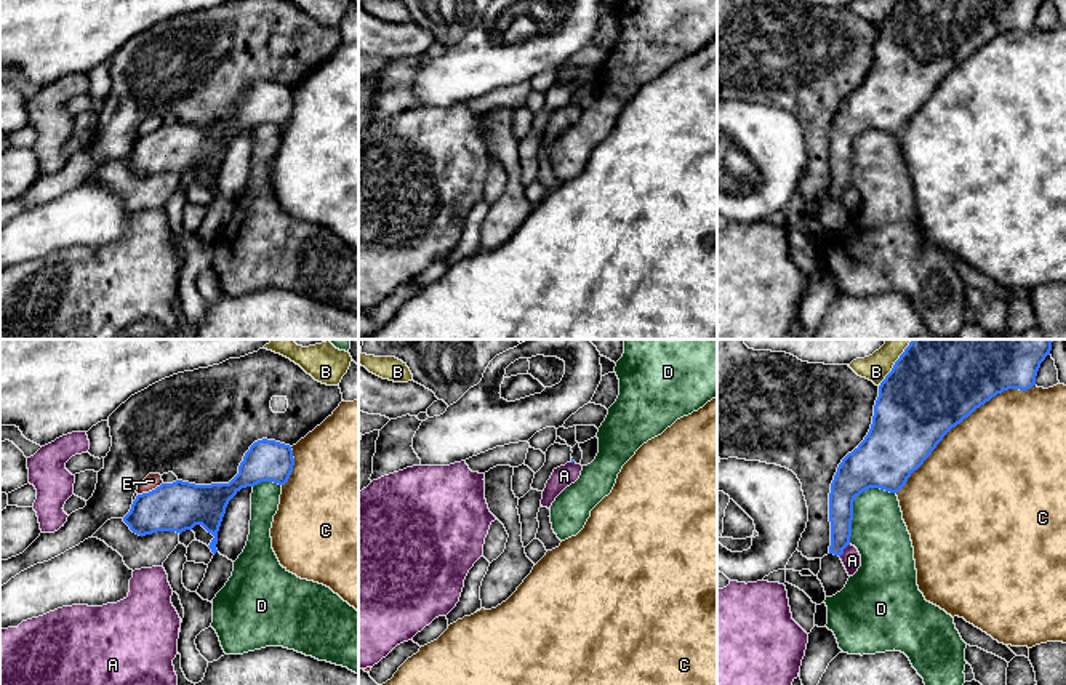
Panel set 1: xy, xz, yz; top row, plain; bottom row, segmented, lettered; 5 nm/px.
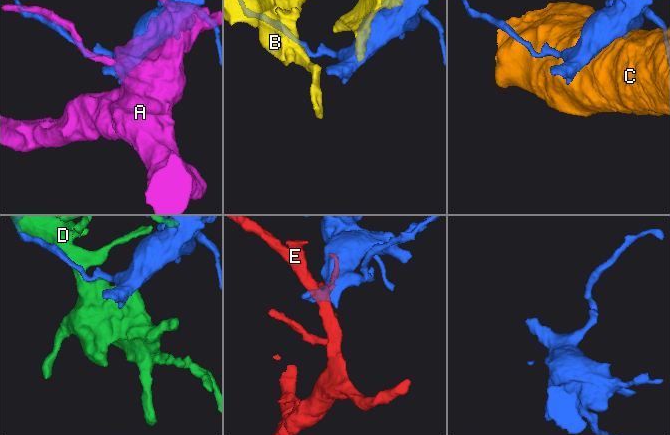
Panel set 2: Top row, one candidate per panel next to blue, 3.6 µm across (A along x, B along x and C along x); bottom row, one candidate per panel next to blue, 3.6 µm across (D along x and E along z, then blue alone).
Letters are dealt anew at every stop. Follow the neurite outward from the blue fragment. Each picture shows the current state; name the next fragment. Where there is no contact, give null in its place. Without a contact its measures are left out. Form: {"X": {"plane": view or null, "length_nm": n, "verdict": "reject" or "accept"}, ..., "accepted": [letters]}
{"A": {"plane": "yz", "length_nm": 90, "verdict": "reject"}, "B": {"plane": "yz", "length_nm": 300, "verdict": "reject"}, "C": {"plane": "yz", "length_nm": 900, "verdict": "reject"}, "D": {"plane": "yz", "length_nm": 360, "verdict": "reject"}, "E": {"plane": "xy", "length_nm": 140, "verdict": "reject"}, "accepted": []}

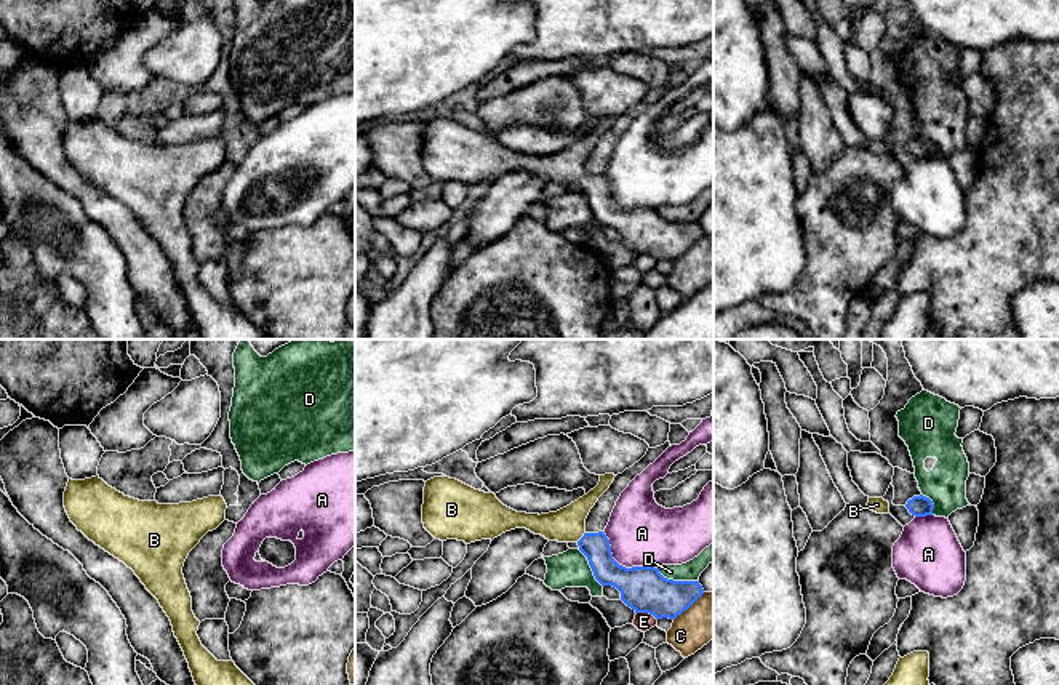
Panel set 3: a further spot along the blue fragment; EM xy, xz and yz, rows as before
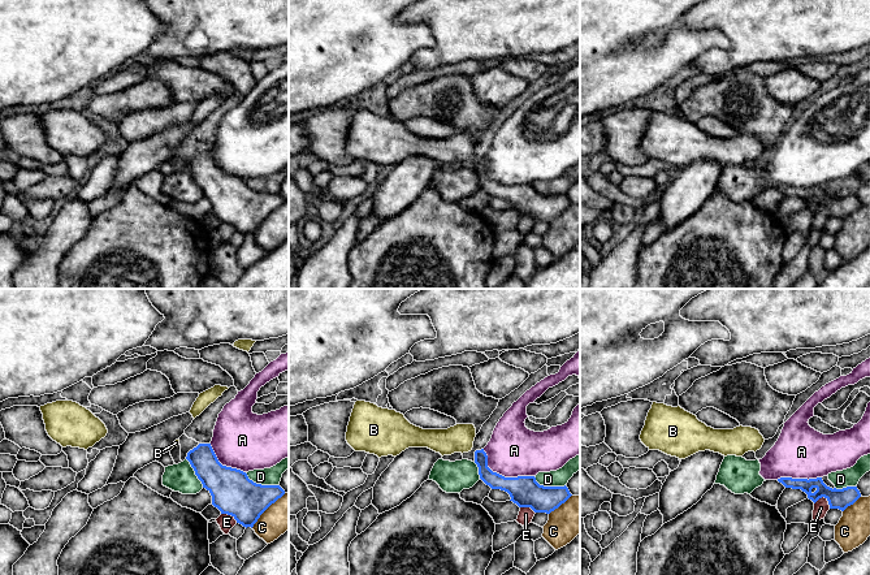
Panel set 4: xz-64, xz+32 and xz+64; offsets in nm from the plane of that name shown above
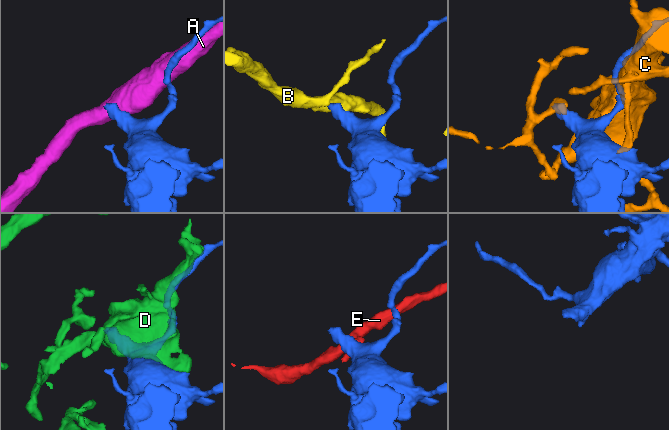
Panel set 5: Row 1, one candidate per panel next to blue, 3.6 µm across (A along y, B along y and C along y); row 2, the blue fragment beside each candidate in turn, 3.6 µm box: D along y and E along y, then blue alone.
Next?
{"A": {"plane": "xz", "length_nm": 340, "verdict": "reject"}, "B": {"plane": "xz", "length_nm": 70, "verdict": "accept"}, "C": {"plane": "xz", "length_nm": 220, "verdict": "reject"}, "D": {"plane": "xz", "length_nm": 220, "verdict": "reject"}, "E": {"plane": "xz", "length_nm": 110, "verdict": "reject"}, "accepted": ["B"]}

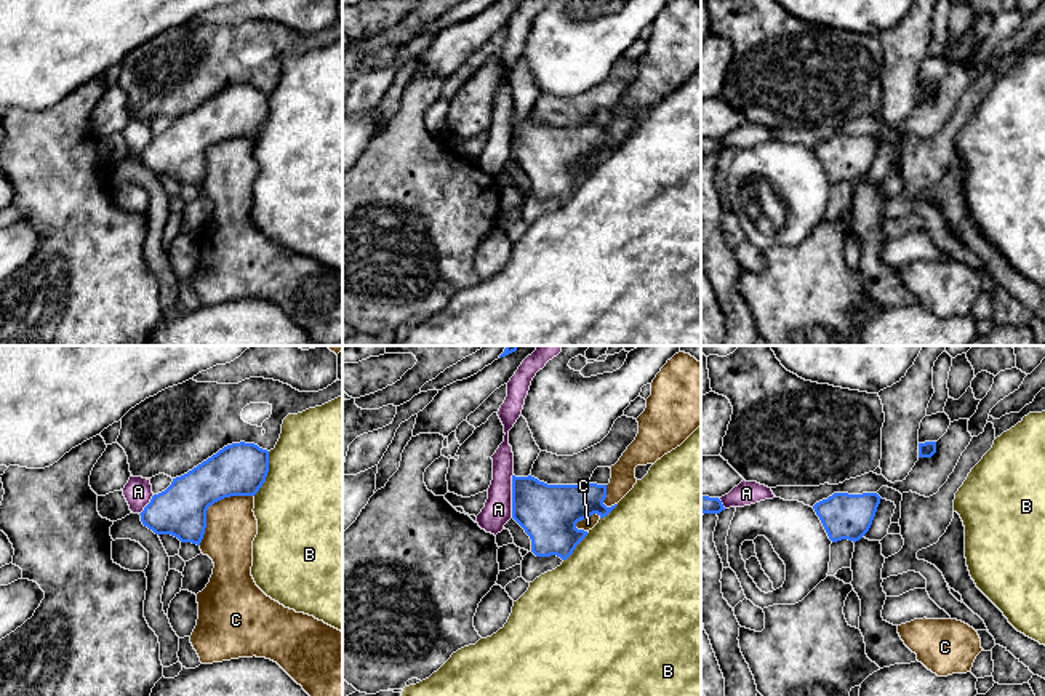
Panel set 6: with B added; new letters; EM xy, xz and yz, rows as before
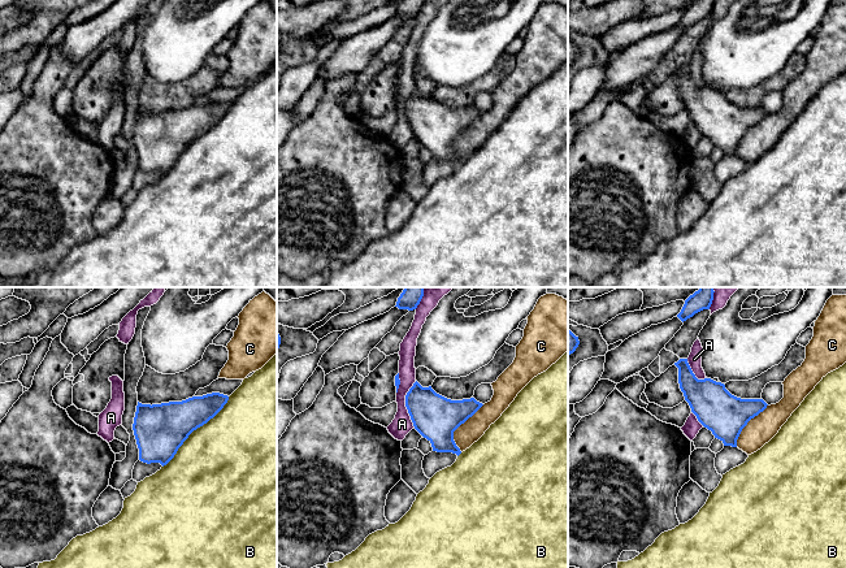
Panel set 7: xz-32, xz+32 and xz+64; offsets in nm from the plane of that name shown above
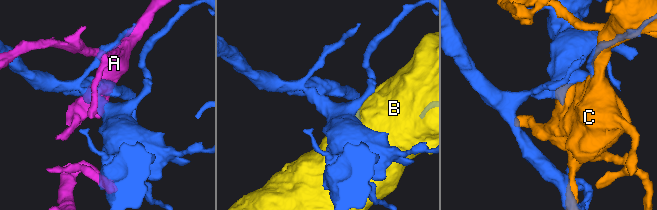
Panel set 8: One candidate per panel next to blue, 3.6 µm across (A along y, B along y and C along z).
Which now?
{"A": {"plane": "xz", "length_nm": 220, "verdict": "reject"}, "B": {"plane": "xy", "length_nm": 240, "verdict": "reject"}, "C": {"plane": "xy", "length_nm": 380, "verdict": "reject"}, "accepted": []}

